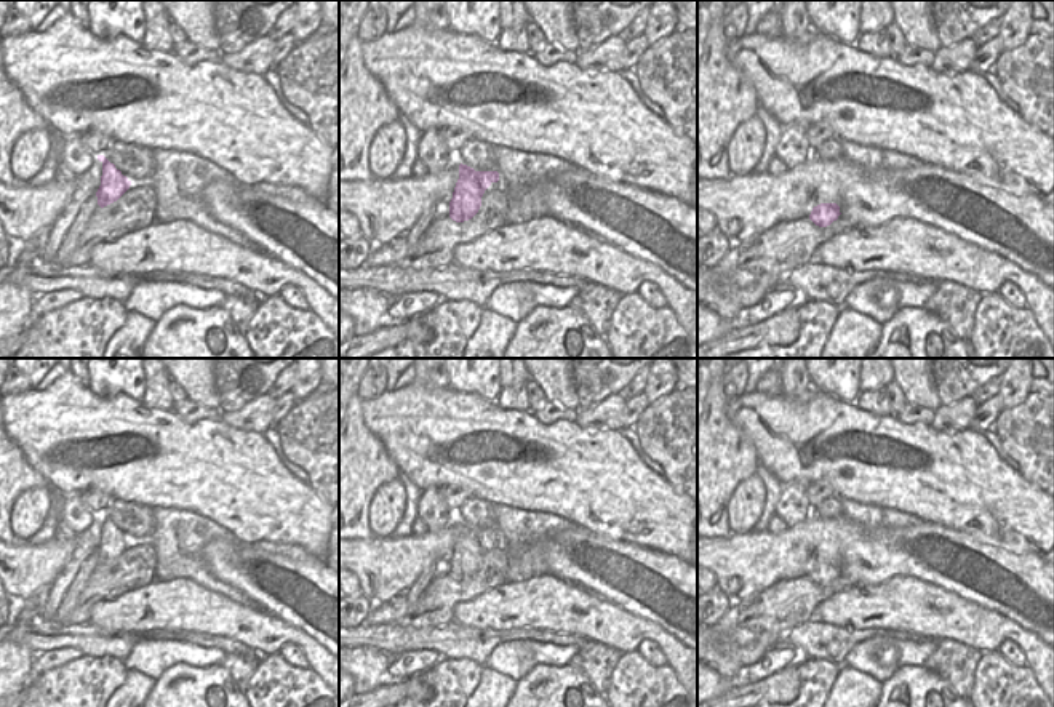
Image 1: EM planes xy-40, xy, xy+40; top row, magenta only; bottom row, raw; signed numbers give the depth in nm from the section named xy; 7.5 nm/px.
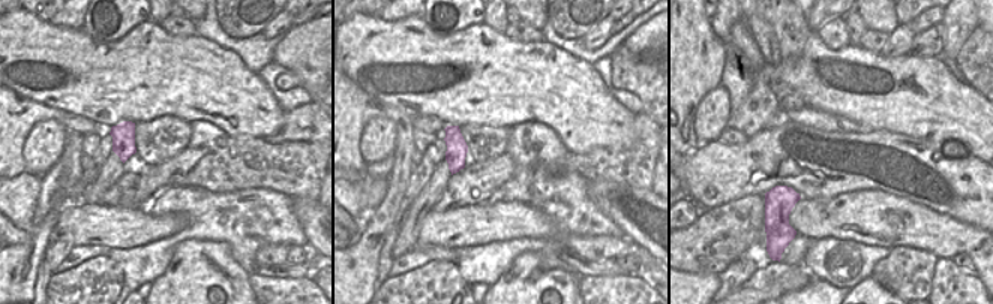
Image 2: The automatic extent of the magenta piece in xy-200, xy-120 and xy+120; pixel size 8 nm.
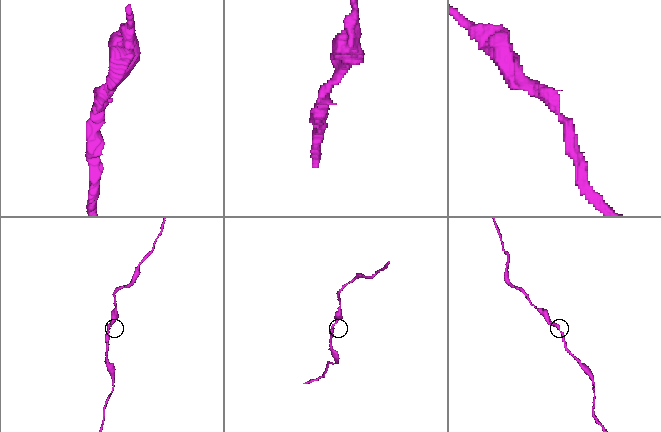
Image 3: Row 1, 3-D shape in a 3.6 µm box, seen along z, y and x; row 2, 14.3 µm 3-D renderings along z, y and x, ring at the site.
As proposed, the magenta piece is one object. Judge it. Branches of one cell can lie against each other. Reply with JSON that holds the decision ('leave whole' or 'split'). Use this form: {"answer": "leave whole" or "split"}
{"answer": "leave whole"}

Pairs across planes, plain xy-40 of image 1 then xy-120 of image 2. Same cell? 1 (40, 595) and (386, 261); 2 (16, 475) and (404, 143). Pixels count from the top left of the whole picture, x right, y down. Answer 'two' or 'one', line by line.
1: two
2: one

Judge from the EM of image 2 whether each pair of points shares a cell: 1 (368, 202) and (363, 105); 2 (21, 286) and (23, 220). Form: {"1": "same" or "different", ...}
{"1": "different", "2": "different"}

